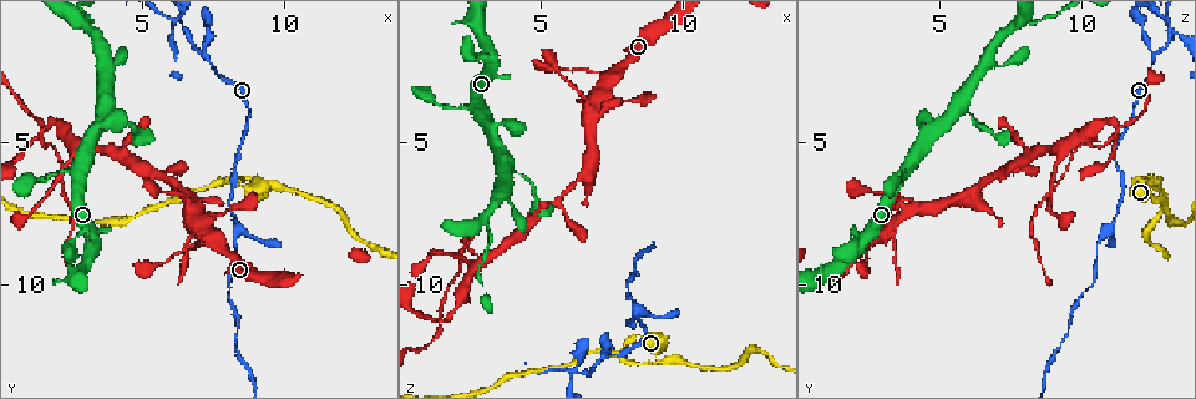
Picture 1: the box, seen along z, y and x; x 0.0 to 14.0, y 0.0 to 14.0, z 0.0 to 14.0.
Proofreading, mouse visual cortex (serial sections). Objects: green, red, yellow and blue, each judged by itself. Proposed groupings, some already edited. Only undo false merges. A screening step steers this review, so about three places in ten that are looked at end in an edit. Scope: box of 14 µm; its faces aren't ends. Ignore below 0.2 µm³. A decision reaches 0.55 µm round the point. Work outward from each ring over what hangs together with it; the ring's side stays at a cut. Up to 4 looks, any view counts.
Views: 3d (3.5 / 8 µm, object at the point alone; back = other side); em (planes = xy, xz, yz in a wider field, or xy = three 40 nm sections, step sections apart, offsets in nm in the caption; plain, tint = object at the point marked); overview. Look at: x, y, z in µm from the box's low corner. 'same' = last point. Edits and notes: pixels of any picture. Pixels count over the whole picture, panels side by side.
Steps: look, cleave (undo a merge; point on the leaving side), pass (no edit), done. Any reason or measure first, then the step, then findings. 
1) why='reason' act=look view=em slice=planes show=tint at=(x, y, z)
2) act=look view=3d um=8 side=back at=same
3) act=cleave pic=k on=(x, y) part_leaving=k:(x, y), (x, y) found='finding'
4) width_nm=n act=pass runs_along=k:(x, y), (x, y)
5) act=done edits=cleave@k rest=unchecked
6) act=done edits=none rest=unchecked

why='side arm on a straight run' act=look view=3d um=3.5 at=(7.7, 6.4, 12.4)

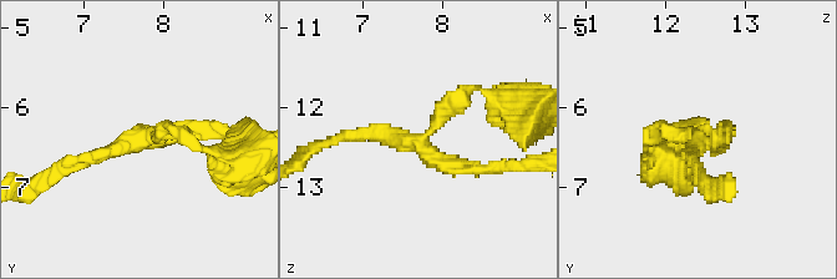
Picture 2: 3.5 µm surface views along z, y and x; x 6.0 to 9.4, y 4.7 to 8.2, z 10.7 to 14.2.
act=look view=em slice=xy step=1 show=tint at=(7.70, 6.40, 12.40)

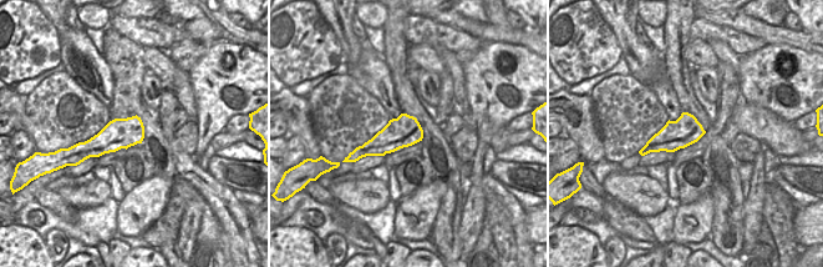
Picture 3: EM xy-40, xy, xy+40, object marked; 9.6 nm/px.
arms=3 act=pass runs_along=2:(476, 90), (419, 147), (491, 170) found='continuous, no second cell'

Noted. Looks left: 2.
why='thick turns thin' act=look view=3d um=3.5 at=(8.2, 8.5, 10.6)

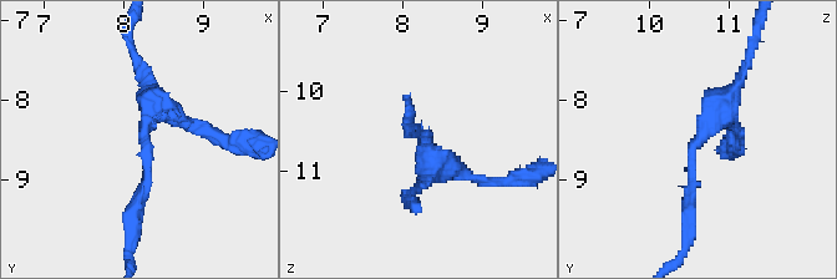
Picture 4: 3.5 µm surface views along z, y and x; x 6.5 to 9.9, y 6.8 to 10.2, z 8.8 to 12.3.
why='need the tissue' act=look view=em slice=xy step=3 show=tint at=(8.30, 8.45, 10.65)

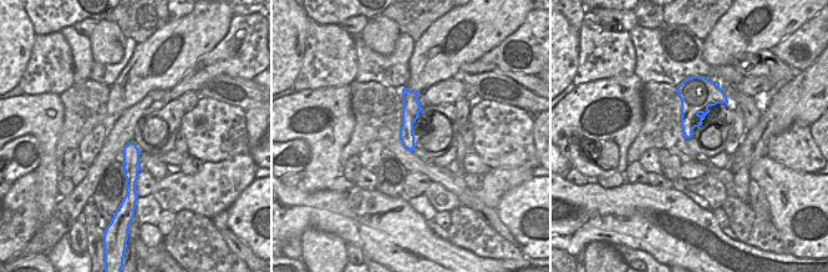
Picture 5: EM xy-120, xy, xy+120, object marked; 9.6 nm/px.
width_nm=170 act=pass runs_along=5:(405, 91), (409, 96), (410, 146) found='one cell here'

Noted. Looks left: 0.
act=done edits=none rest=unchecked

